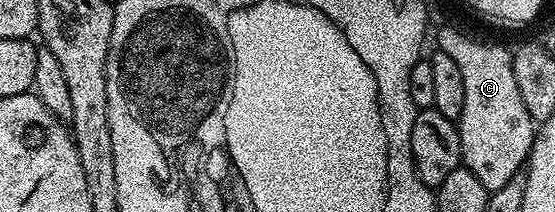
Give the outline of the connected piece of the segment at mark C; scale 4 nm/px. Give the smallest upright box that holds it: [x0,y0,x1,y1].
[436,25,536,192]

